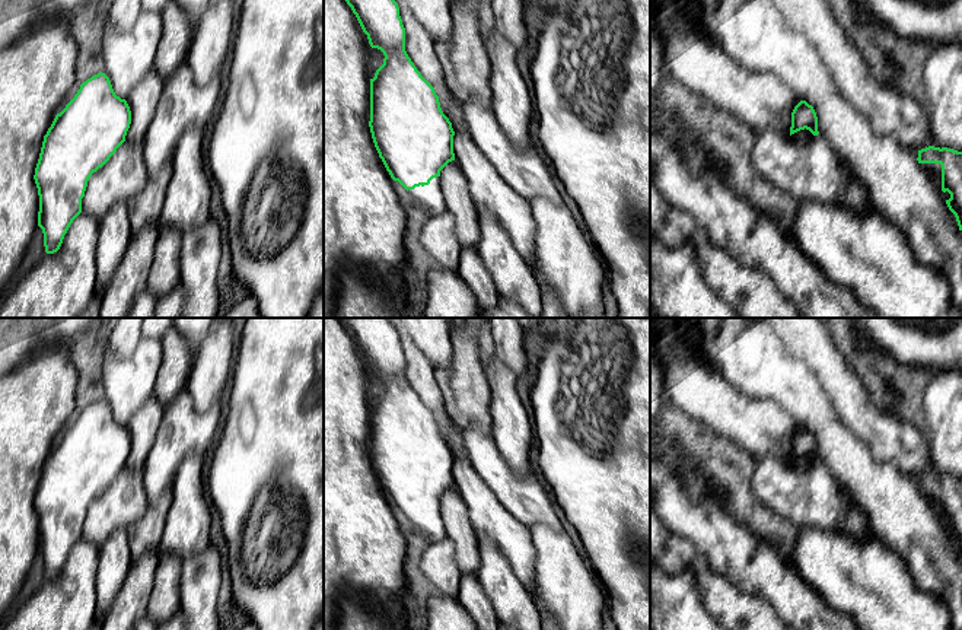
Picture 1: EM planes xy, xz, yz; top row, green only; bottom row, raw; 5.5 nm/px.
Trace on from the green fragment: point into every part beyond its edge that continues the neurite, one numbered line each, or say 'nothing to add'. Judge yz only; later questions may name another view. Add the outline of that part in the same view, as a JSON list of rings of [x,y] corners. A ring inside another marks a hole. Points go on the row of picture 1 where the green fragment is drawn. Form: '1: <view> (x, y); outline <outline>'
nothing to add

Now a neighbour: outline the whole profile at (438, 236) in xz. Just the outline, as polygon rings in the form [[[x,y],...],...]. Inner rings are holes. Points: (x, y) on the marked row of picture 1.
[[[449,211],[431,214],[420,233],[420,244],[436,265],[456,270],[462,245],[455,232],[455,219]]]

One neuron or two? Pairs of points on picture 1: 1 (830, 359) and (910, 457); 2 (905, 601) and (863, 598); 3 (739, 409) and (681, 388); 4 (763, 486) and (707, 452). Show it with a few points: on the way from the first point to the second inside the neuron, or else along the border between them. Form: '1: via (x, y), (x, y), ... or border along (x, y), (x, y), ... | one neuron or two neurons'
1: via (843, 384), (850, 397), (885, 432) | one neuron
2: via (895, 601), (873, 598) | one neuron
3: via (725, 409), (695, 391) | one neuron
4: border along (755, 457), (751, 490), (760, 505) | two neurons

